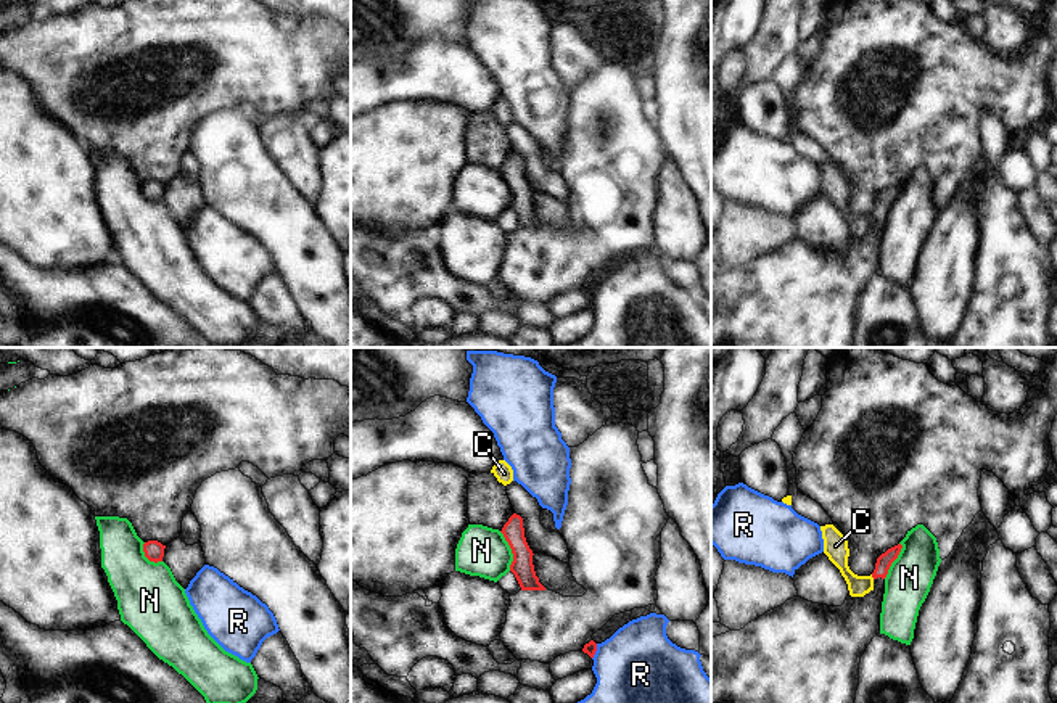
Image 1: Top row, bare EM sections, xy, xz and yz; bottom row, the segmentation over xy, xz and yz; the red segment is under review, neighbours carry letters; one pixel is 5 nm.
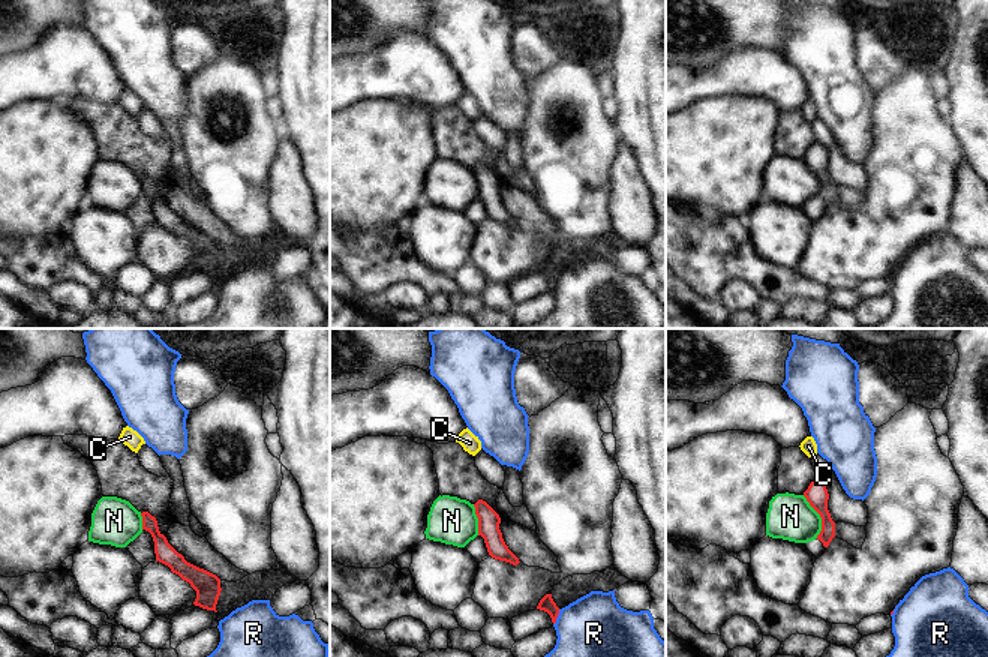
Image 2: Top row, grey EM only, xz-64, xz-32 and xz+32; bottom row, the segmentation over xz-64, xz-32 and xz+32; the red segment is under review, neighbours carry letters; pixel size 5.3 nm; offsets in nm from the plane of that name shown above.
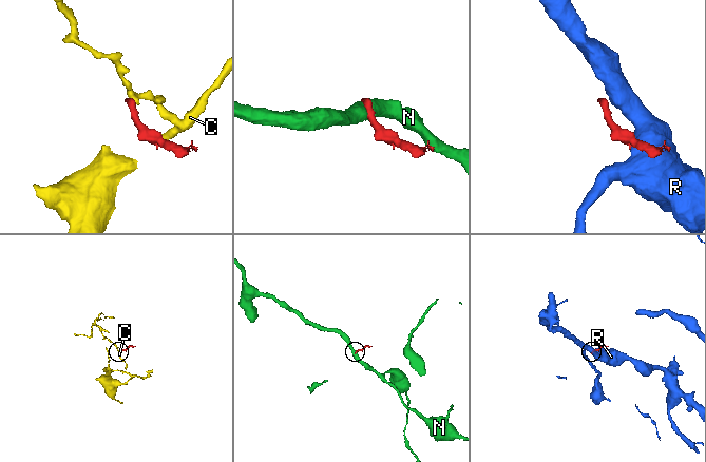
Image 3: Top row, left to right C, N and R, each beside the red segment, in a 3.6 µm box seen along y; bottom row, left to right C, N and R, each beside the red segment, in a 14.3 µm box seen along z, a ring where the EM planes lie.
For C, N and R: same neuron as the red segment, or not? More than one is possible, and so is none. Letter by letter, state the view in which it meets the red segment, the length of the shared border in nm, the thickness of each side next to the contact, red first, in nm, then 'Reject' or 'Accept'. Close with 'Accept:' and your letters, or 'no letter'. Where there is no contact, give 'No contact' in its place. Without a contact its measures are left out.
C: Touches red in yz. Shared border 30 nm. Thickness 80 nm (red) against 130 nm. Reject
N: Touches red in xz. Shared border 200 nm. Thickness 110 nm (red) against 240 nm. Reject
R: Touches red in xz. Shared border 80 nm. Thickness 60 nm (red) against 380 nm. Reject
Accept: no letter

